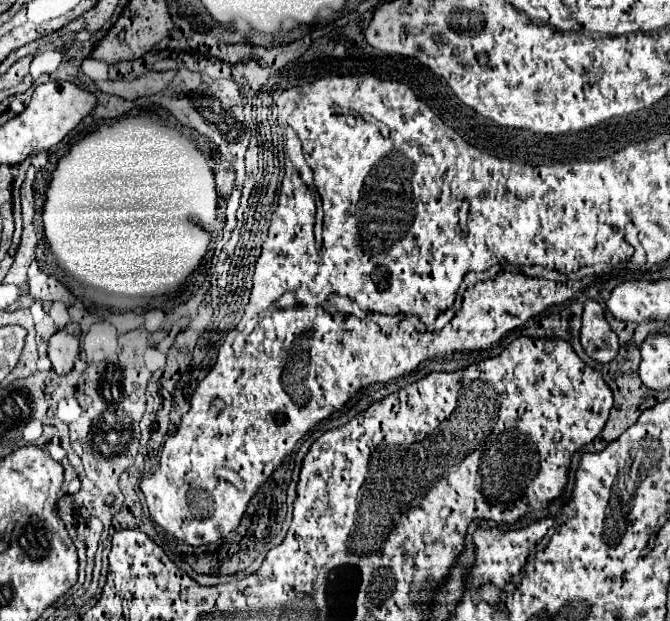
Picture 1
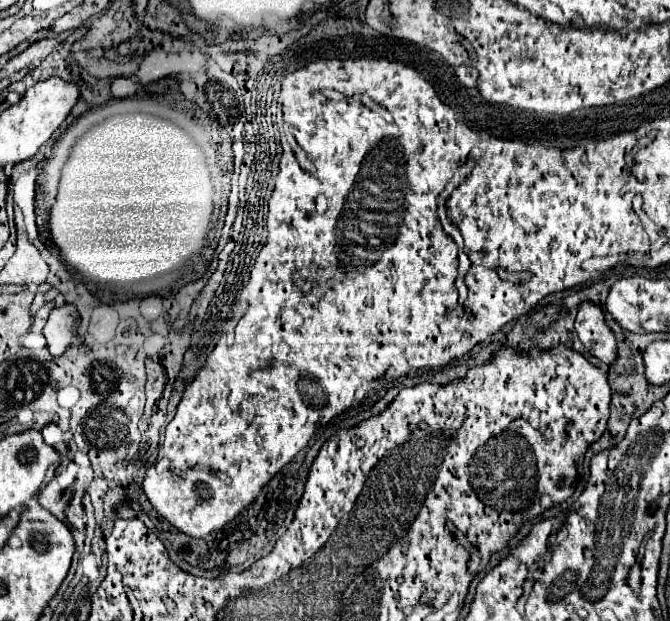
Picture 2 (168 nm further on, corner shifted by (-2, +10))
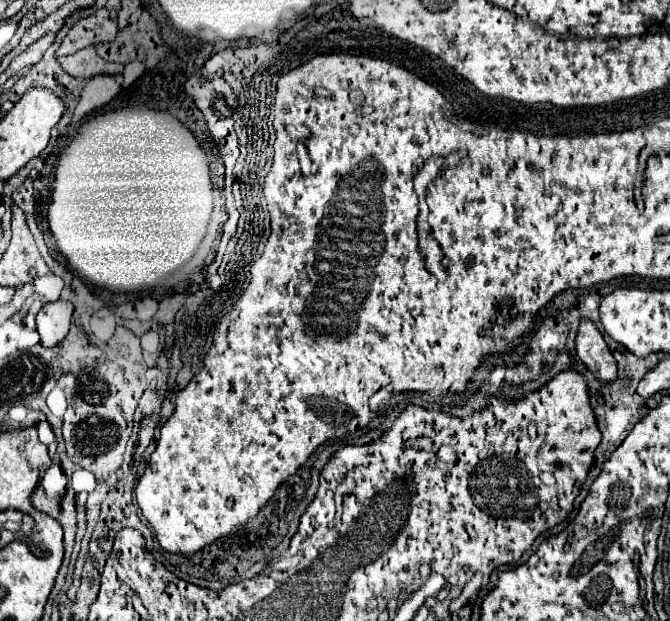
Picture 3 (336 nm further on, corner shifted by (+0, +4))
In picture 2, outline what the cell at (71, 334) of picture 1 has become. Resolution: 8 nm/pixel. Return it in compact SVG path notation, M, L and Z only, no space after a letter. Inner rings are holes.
M63 304L49 312L43 334L47 338L47 348L53 356L61 356L75 338L79 312L73 304Z

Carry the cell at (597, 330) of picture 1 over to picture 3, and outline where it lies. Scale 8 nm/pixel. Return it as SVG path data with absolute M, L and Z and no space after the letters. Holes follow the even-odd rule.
M583 318L579 322L575 346L577 346L579 360L585 362L585 366L591 372L595 372L599 380L611 382L617 378L617 362L615 362L609 346L605 344L601 332L597 330L597 326L591 320Z

